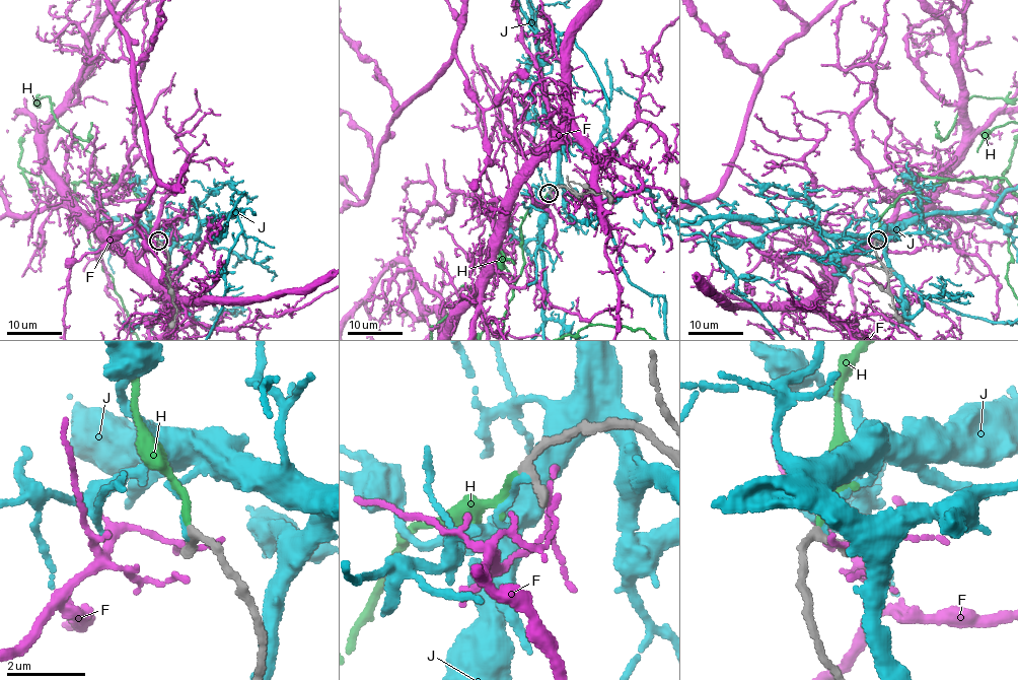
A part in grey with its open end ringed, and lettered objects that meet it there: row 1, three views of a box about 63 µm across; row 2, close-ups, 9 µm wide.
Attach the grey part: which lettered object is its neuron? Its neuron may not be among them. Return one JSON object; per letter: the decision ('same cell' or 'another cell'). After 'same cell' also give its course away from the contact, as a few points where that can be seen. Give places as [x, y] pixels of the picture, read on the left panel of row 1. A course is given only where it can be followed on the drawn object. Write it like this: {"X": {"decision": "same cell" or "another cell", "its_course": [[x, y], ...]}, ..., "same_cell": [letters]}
{"F": {"decision": "another cell"}, "H": {"decision": "same cell"}, "J": {"decision": "another cell"}, "same_cell": ["H"]}

